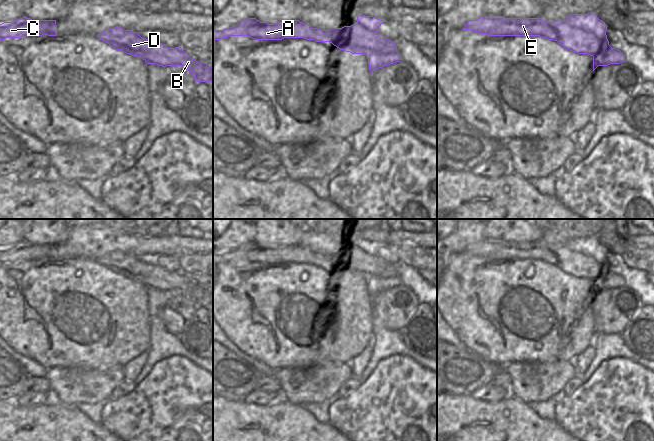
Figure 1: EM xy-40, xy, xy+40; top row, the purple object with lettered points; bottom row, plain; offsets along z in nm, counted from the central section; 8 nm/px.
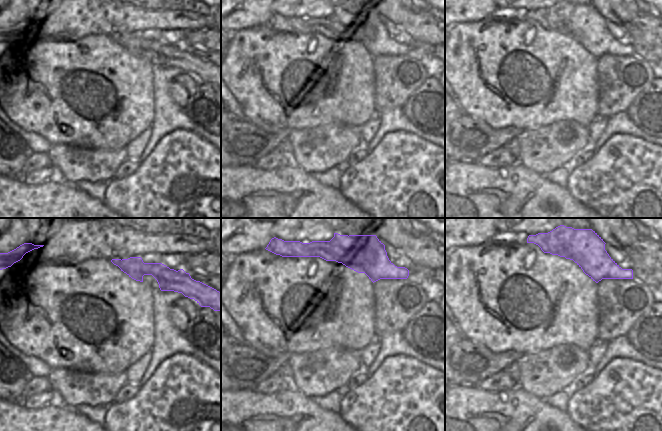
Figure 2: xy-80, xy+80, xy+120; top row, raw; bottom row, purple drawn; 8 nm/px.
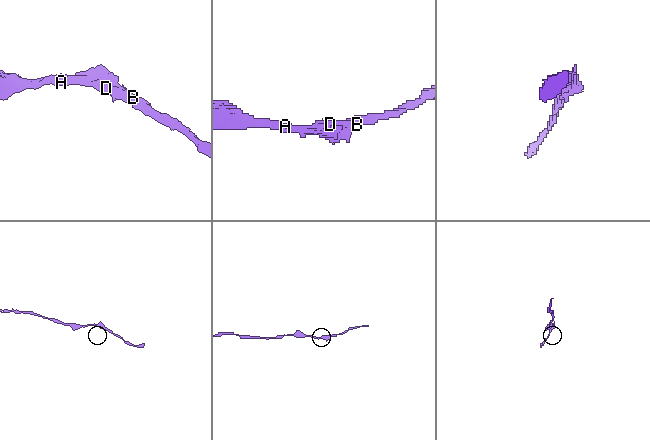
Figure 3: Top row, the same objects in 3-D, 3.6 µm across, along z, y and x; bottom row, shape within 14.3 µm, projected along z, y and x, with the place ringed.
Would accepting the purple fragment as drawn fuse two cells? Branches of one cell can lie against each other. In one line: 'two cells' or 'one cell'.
one cell

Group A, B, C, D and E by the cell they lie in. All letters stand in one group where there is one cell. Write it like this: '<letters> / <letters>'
A B C D E

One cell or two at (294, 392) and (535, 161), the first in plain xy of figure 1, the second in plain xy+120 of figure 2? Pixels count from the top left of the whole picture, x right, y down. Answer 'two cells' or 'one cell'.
one cell

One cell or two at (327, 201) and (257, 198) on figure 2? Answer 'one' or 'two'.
one

